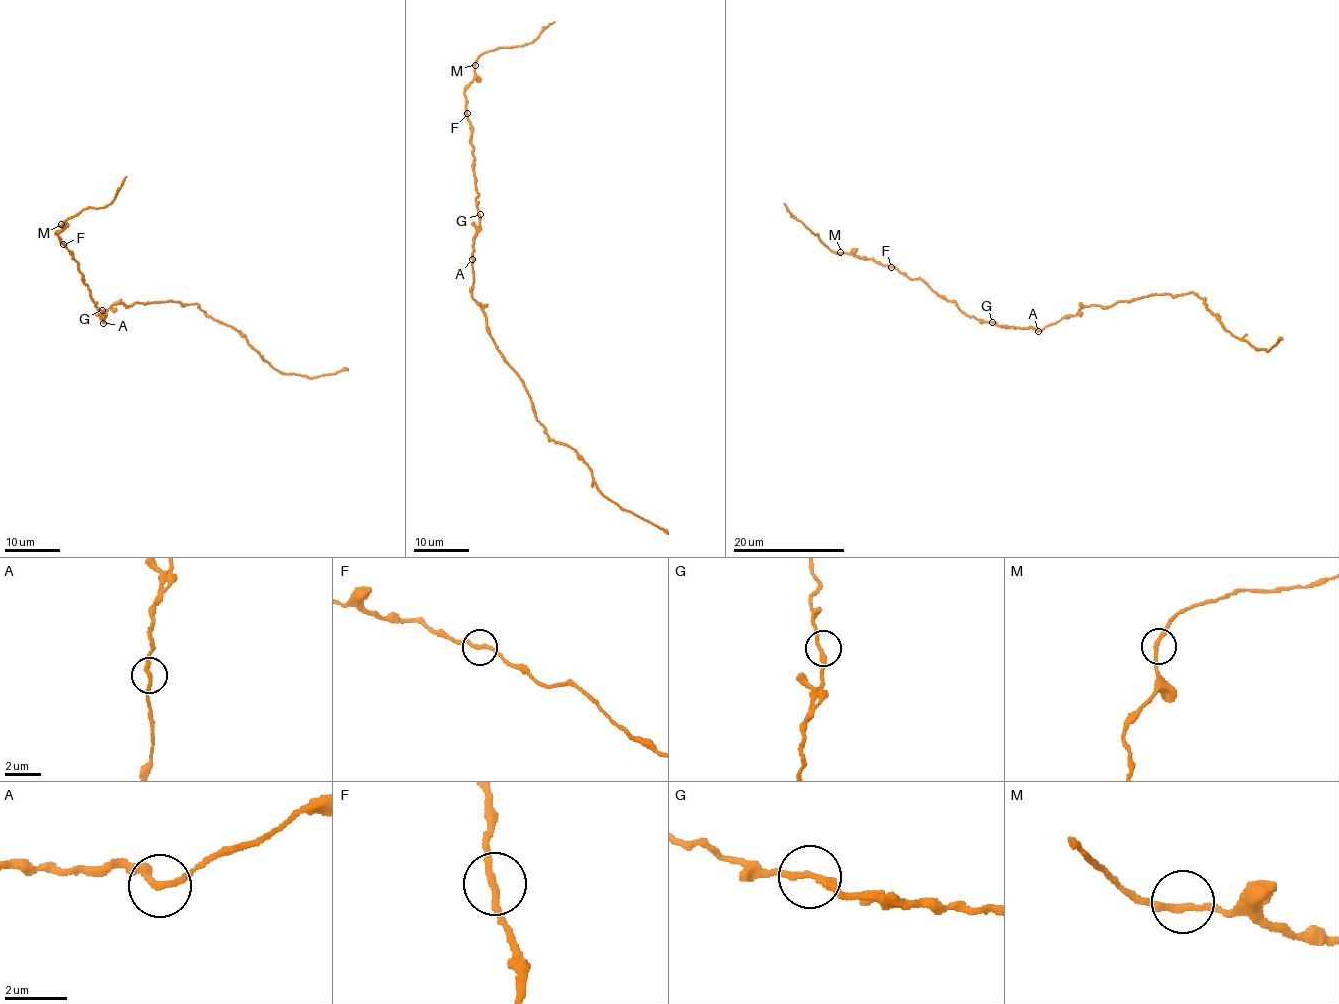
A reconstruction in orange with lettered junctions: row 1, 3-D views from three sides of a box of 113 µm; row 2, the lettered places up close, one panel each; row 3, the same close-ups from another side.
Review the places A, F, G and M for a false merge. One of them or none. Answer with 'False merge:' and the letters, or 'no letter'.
False merge: no letter

